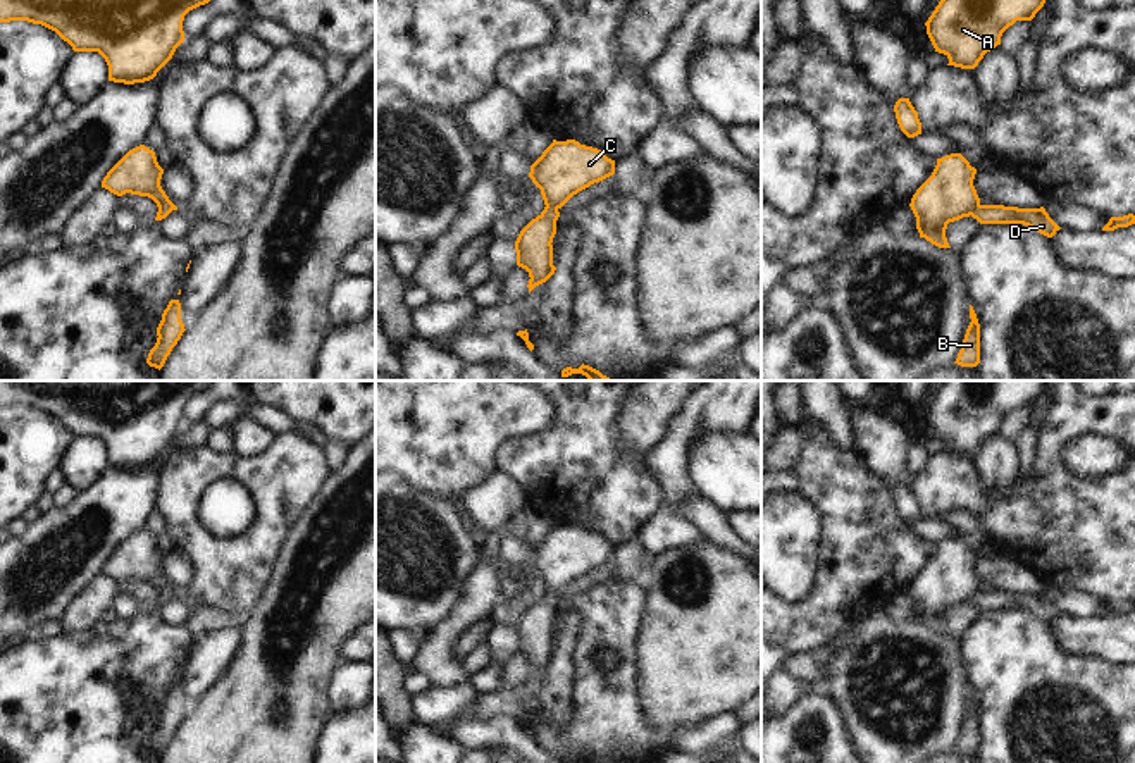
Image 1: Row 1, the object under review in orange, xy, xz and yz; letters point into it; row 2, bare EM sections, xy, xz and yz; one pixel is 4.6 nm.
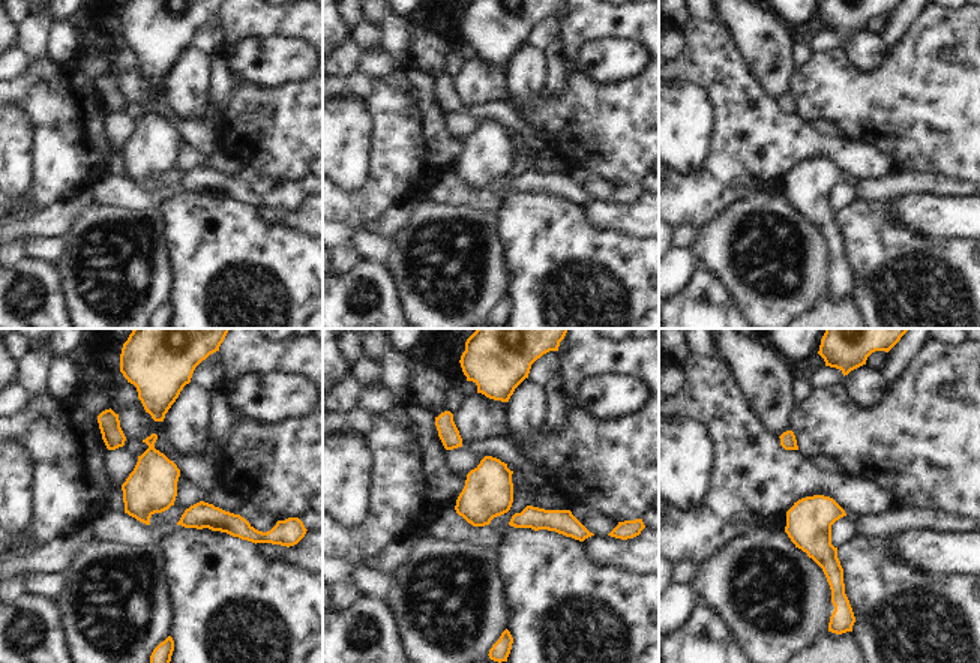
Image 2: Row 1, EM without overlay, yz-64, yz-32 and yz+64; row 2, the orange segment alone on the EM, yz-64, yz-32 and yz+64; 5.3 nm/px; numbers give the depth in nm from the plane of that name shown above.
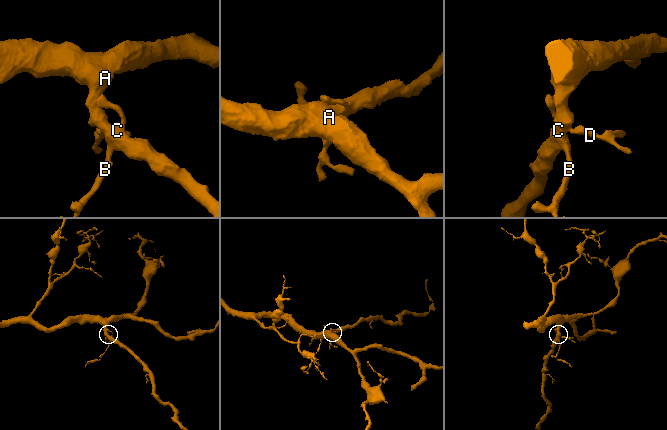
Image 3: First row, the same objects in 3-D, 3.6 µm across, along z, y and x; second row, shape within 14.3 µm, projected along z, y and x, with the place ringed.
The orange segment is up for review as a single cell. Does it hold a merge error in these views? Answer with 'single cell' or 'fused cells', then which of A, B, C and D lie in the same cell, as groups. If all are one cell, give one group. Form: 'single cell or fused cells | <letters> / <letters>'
single cell | A B C D

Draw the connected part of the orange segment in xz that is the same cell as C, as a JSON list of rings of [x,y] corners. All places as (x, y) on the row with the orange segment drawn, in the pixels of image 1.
[[[575,140],[556,141],[530,165],[529,177],[541,189],[544,210],[532,219],[515,241],[517,265],[529,272],[529,293],[546,282],[553,265],[553,238],[560,208],[579,191],[615,174],[615,160],[603,150]]]

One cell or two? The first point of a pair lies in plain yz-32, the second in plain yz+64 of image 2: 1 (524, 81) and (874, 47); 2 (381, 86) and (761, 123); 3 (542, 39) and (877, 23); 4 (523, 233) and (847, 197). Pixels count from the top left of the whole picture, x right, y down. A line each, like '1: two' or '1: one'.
1: one
2: one
3: one
4: two

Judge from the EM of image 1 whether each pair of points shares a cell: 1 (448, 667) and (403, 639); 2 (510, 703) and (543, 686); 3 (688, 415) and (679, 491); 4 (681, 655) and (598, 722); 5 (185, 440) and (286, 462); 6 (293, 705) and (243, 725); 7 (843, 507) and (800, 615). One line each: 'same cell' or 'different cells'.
1: different cells
2: same cell
3: same cell
4: different cells
5: different cells
6: same cell
7: same cell

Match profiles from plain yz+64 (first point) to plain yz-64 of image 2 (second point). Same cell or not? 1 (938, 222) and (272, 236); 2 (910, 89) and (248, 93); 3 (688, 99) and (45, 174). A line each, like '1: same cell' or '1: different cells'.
1: different cells
2: same cell
3: different cells

